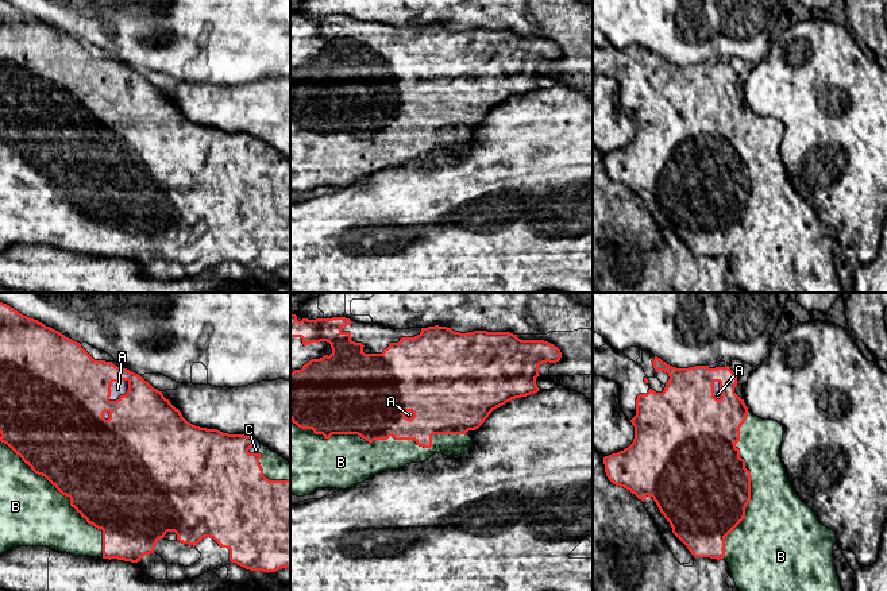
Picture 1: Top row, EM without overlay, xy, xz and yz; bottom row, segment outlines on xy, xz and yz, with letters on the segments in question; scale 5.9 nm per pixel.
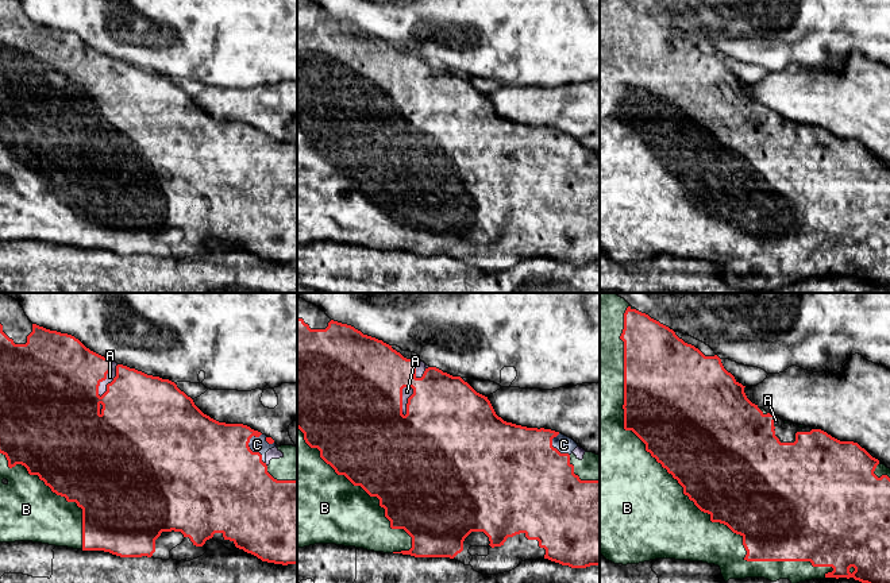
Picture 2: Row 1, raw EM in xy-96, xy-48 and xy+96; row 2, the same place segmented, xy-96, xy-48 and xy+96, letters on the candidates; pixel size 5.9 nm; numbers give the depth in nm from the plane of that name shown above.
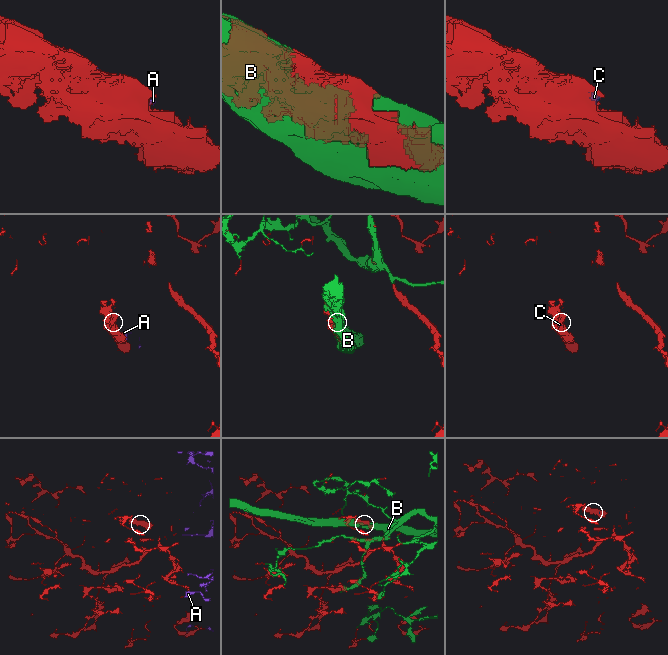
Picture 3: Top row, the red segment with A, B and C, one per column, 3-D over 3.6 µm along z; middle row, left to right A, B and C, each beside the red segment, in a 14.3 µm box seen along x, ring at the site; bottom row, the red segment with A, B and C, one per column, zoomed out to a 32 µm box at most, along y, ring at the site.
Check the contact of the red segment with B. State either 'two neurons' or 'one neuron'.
one neuron

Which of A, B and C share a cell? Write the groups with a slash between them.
A B C

